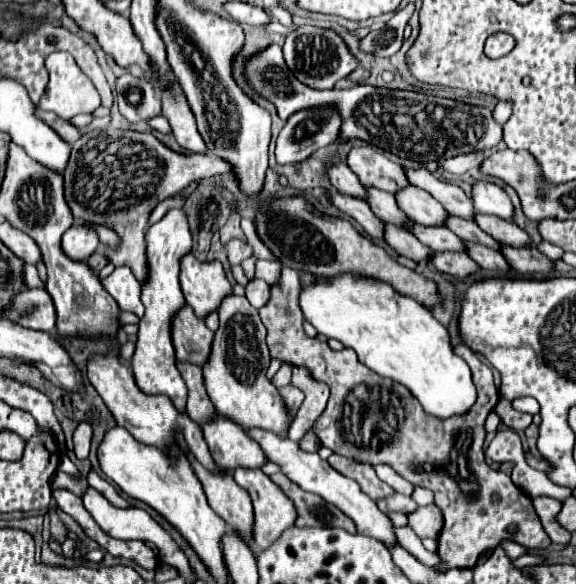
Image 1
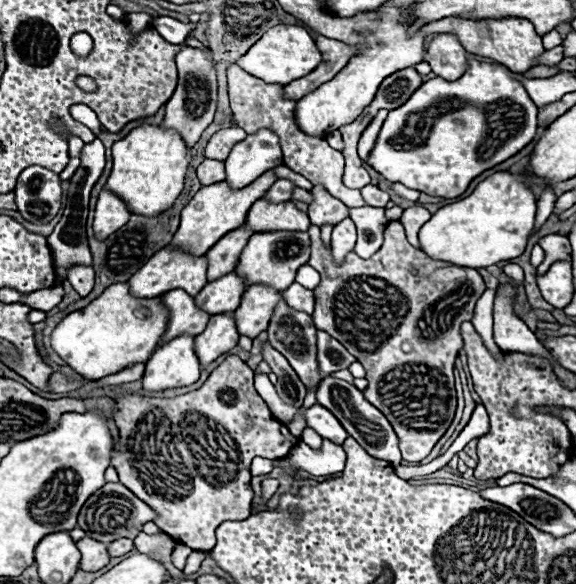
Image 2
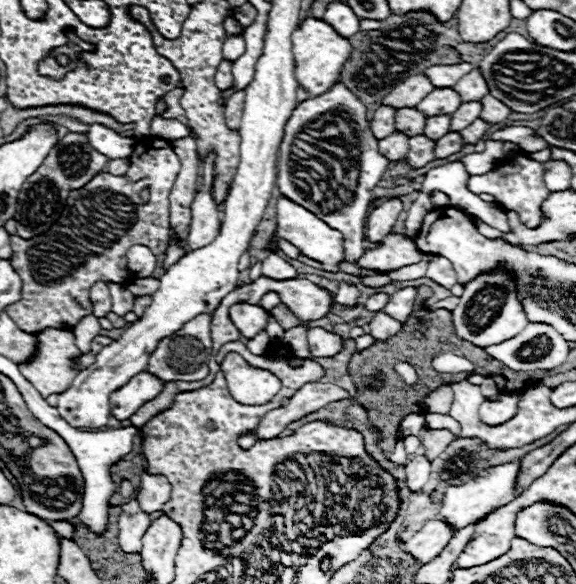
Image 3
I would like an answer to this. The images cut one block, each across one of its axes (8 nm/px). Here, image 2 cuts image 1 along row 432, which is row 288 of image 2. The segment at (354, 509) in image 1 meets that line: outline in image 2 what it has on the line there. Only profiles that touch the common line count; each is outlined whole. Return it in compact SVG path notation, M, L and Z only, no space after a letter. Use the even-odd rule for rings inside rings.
M266 284L248 286L236 310L238 332L250 338L256 338L260 332L264 332L278 300L282 300L280 290L274 290Z

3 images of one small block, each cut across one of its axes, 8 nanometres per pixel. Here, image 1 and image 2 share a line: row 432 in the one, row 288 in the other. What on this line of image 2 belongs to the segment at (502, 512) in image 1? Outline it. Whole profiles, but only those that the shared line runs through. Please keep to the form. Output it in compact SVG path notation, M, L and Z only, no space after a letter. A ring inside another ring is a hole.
M400 220L388 222L384 230L384 244L372 258L364 260L358 258L354 252L350 252L342 266L334 266L332 252L324 248L318 226L310 226L308 234L312 240L312 256L308 264L322 274L322 282L314 290L316 308L312 320L316 328L328 332L332 338L338 338L350 350L350 354L354 354L358 362L364 366L368 380L364 398L370 404L378 406L378 410L382 410L382 414L386 414L386 418L390 420L392 428L398 434L404 460L406 462L424 460L434 448L434 444L444 436L456 412L456 390L454 390L452 370L456 354L462 348L460 326L462 322L472 320L474 304L486 290L482 276L470 268L458 268L446 262L434 262L434 258L426 258L422 250L408 244ZM366 278L384 280L380 300L370 300L370 296L360 296L360 286L362 286L360 282L364 282ZM426 310L428 316L424 316ZM428 330L432 330L434 334L428 336Z

